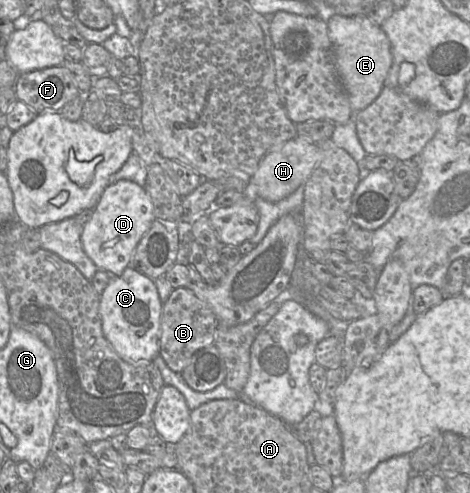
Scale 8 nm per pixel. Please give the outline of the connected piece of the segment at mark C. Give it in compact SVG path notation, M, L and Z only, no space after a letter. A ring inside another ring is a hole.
M128 266L119 276L110 275L110 281L100 295L99 314L105 338L126 362L153 361L160 354L162 304L155 281L132 267Z

